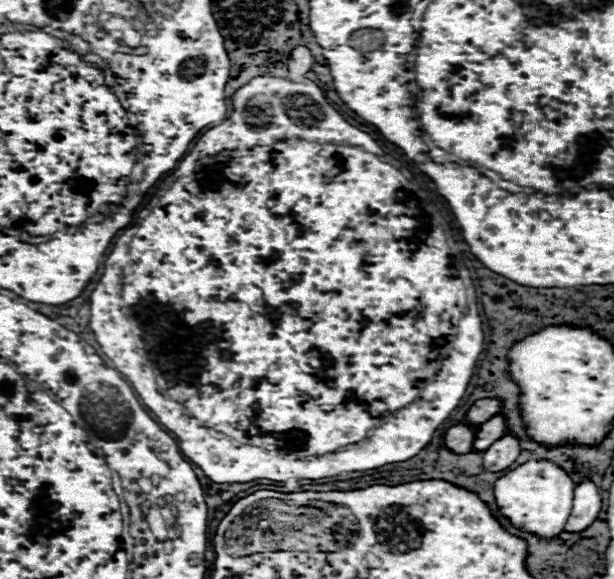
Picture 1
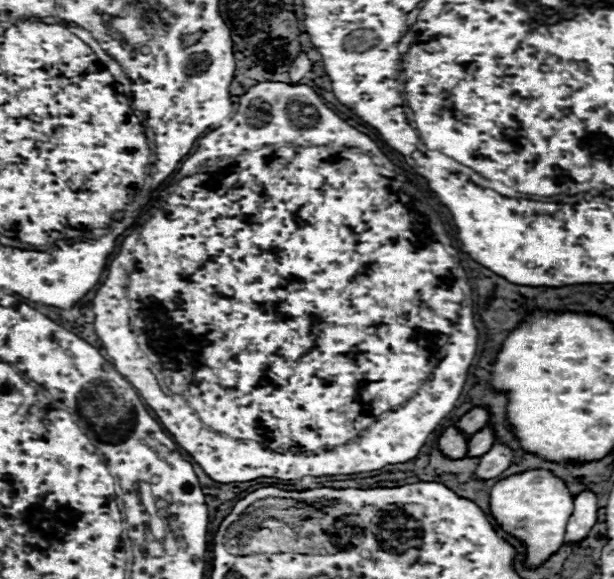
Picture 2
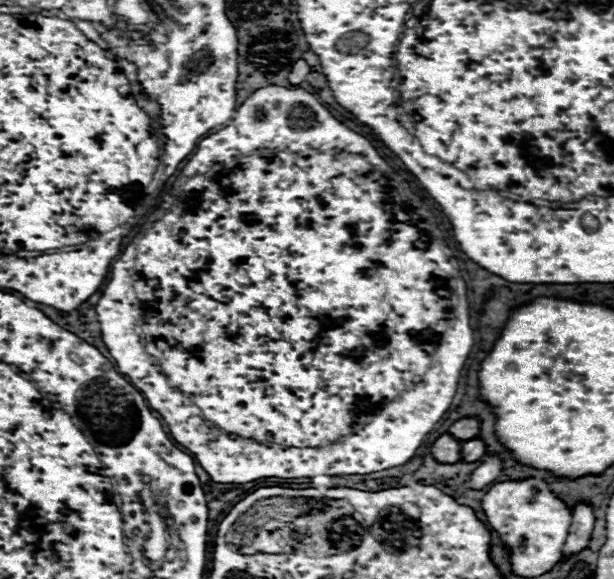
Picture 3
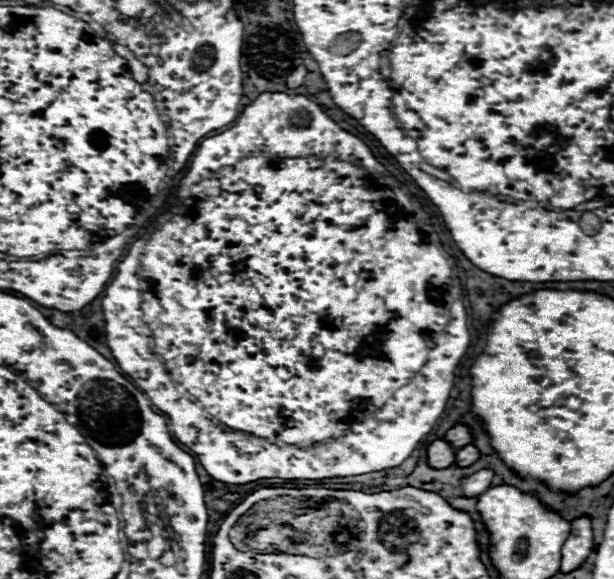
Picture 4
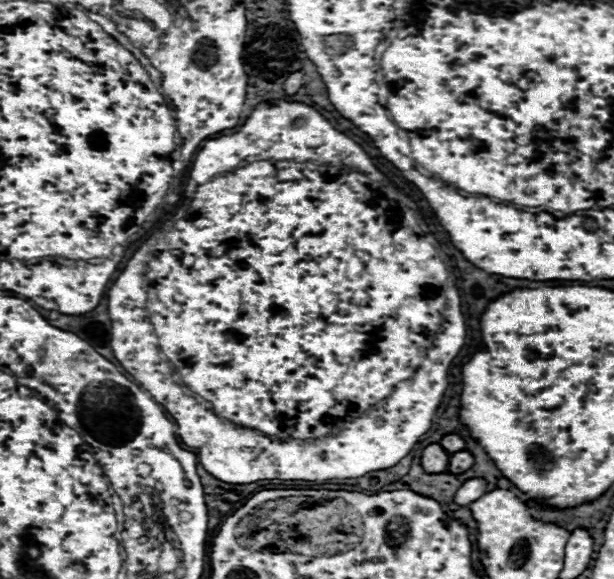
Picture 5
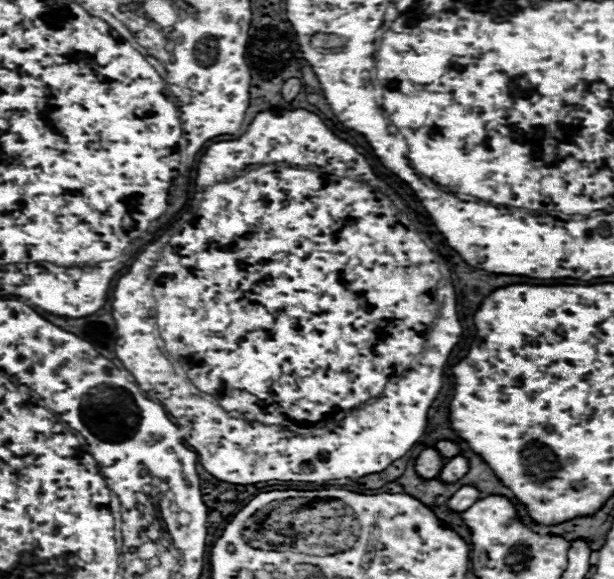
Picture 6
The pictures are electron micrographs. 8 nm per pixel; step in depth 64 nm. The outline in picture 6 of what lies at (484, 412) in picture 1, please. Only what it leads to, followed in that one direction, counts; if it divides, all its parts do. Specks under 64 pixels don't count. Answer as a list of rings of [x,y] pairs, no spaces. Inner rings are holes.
[[[440,440],[438,444],[436,444],[436,450],[448,460],[448,458],[452,458],[452,456],[456,456],[456,454],[460,454],[460,446],[456,444],[456,442],[452,442],[452,440]]]

